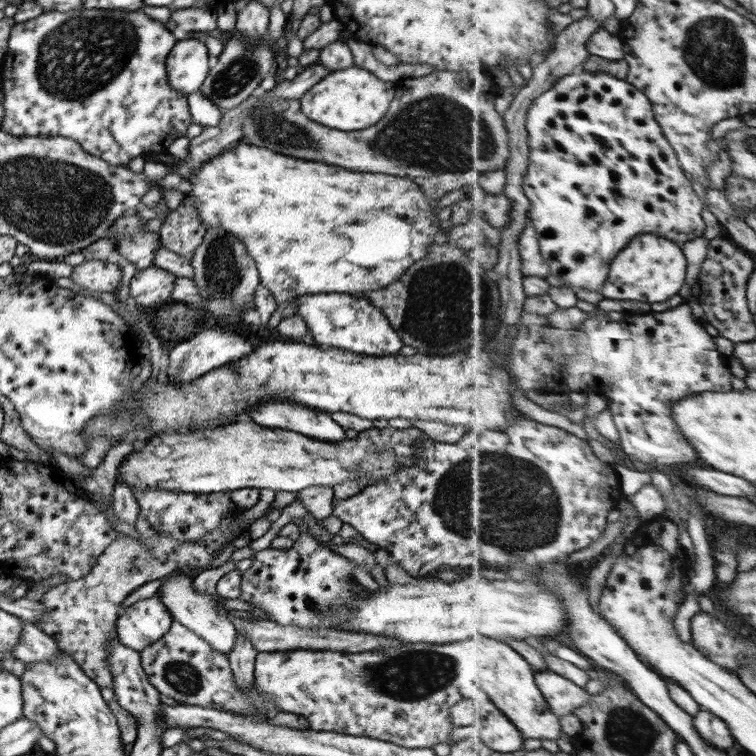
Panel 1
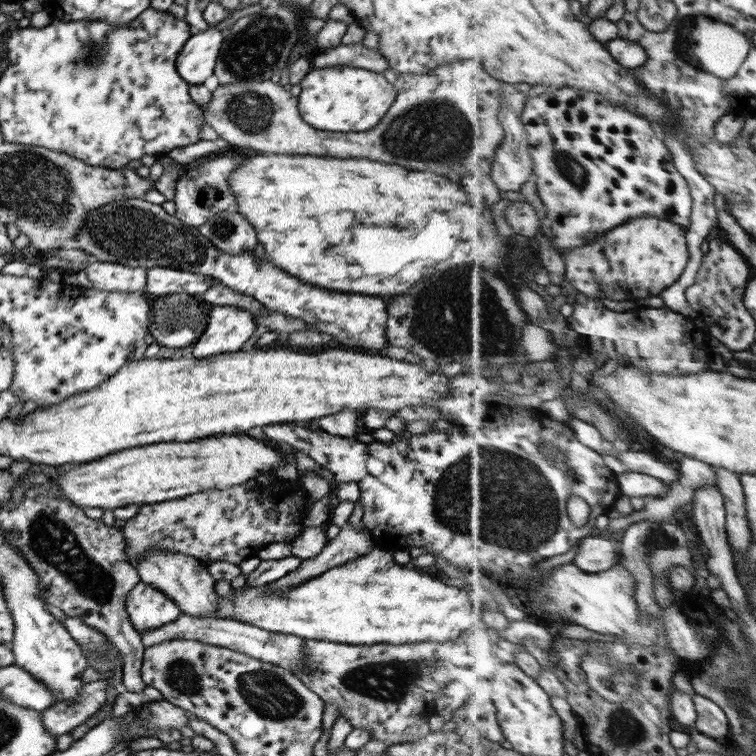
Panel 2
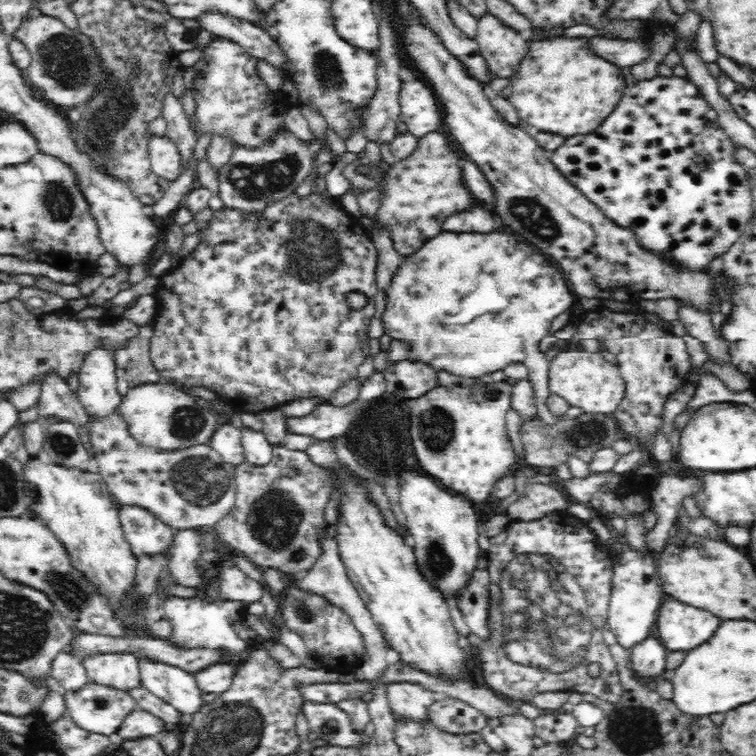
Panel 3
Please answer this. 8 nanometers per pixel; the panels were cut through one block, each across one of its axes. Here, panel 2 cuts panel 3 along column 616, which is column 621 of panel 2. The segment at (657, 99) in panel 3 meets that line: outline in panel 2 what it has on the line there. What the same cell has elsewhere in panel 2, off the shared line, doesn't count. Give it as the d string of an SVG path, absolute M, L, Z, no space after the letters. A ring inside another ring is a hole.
M574 88L548 89L546 92L536 97L527 98L523 111L522 121L527 129L530 142L530 151L534 162L534 173L538 196L541 198L547 210L547 218L550 220L550 228L553 234L553 243L559 253L567 253L575 247L583 247L591 245L597 241L599 236L615 229L621 224L626 224L631 218L643 218L644 216L656 216L661 220L674 222L685 228L692 223L692 213L694 208L694 198L692 197L690 186L687 179L677 170L674 165L674 154L670 151L670 147L666 145L666 141L659 130L655 128L644 116L630 111L623 105L617 103L602 102L598 99L597 94L584 94L581 90Z

